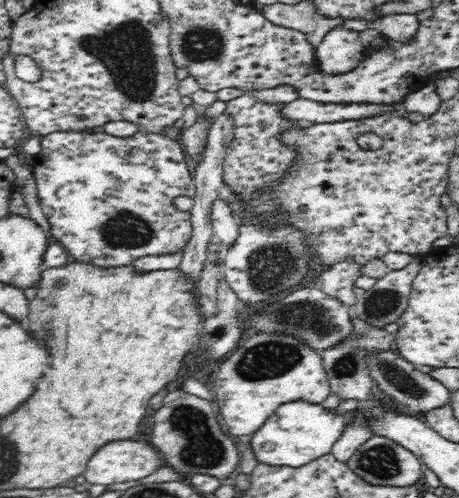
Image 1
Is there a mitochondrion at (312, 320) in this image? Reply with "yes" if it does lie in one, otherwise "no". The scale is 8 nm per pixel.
yes

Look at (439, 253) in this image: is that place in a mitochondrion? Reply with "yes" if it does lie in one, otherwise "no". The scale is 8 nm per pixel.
no

